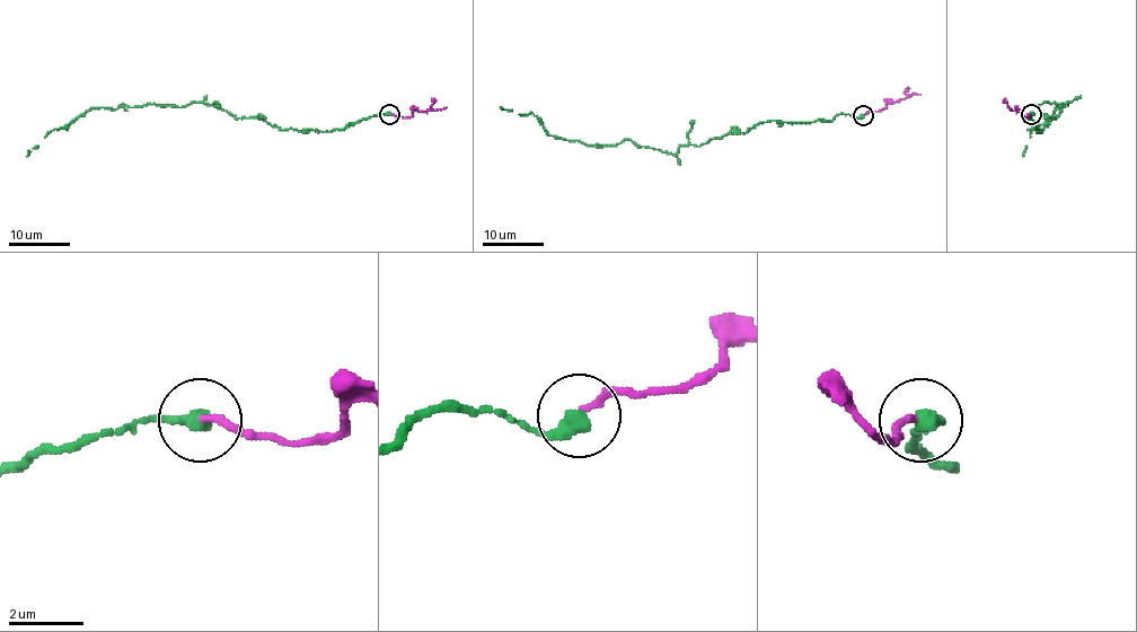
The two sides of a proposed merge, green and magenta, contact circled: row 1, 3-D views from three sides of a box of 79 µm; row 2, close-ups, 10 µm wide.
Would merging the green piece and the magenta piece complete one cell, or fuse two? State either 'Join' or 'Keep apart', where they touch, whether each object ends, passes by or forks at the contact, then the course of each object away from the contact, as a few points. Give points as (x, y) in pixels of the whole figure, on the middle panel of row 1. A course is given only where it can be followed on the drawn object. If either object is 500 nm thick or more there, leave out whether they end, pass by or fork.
Join. Place: (863, 115). At the ring green ends. At the ring magenta ends. Course of green: (862, 115), (767, 120), (667, 154), (629, 140), (591, 146), (564, 140), (547, 132), (532, 113), (500, 106). Course of magenta: (862, 114), (881, 111), (888, 104), (899, 102), (907, 96), (905, 88)

